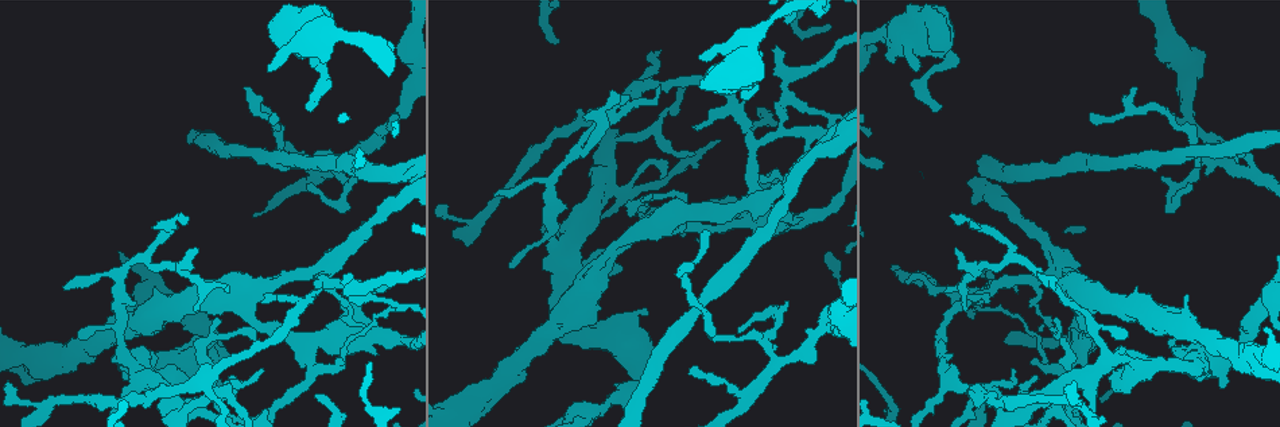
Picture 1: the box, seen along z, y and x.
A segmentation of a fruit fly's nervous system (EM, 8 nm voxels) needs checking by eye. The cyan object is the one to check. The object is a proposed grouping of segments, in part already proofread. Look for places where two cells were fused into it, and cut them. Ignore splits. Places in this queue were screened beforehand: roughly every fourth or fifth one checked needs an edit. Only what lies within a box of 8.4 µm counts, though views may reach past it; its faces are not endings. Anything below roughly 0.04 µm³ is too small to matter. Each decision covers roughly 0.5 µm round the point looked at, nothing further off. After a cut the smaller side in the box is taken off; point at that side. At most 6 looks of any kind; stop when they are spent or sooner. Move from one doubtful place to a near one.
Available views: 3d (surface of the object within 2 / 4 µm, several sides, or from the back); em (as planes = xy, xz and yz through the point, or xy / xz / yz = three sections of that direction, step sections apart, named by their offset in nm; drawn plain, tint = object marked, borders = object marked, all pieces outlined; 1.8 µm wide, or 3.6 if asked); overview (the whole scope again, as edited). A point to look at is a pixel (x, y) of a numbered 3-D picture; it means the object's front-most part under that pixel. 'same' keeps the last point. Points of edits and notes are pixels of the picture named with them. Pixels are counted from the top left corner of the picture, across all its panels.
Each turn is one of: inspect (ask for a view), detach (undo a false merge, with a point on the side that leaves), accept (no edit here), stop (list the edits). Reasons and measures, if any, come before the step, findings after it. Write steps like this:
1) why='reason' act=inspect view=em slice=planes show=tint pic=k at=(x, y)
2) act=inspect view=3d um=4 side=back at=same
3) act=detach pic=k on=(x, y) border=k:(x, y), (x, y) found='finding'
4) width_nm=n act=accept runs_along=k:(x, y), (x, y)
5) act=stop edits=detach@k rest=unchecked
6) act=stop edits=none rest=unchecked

why='three arms meet' act=inspect view=em um=3.6 slice=planes show=tint pic=1 at=(1080, 302)

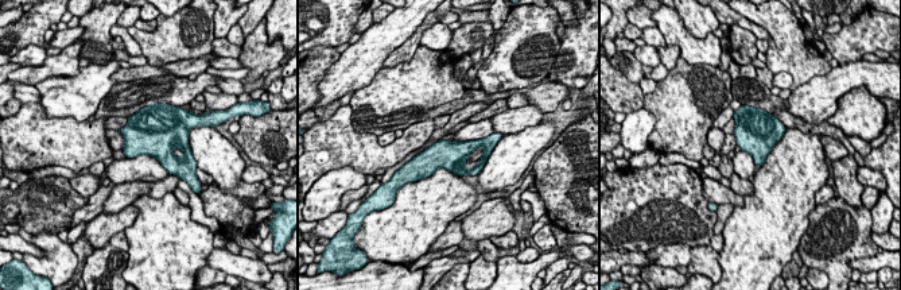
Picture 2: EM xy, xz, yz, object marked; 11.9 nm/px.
width_nm=360 act=accept found='one cell here'

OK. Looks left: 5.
why='a fork' act=inspect view=3d um=2 side=back pic=1 at=(784, 99)

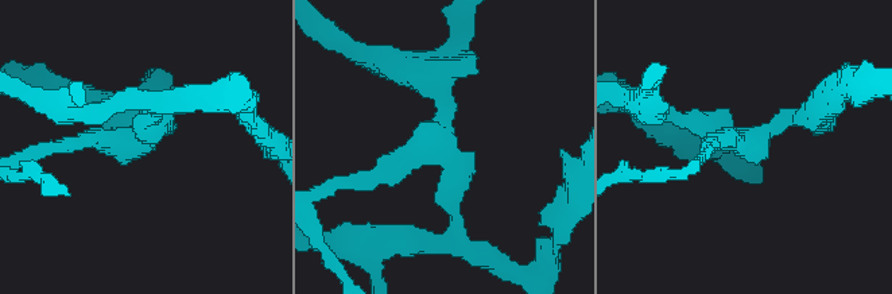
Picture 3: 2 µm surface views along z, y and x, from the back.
act=inspect view=em slice=planes show=tint pic=3 at=(739, 142)

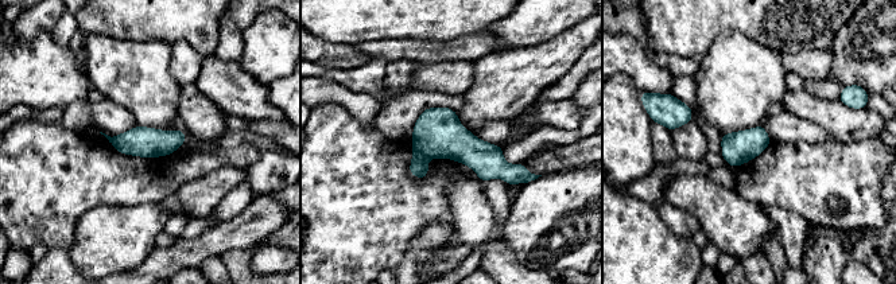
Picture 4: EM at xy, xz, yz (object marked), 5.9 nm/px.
act=detach pic=4 on=(418, 167) border=4:(412, 144), (429, 158) found='two cells meet here'

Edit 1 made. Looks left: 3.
act=stop edits=detach@4 rest=unchecked

